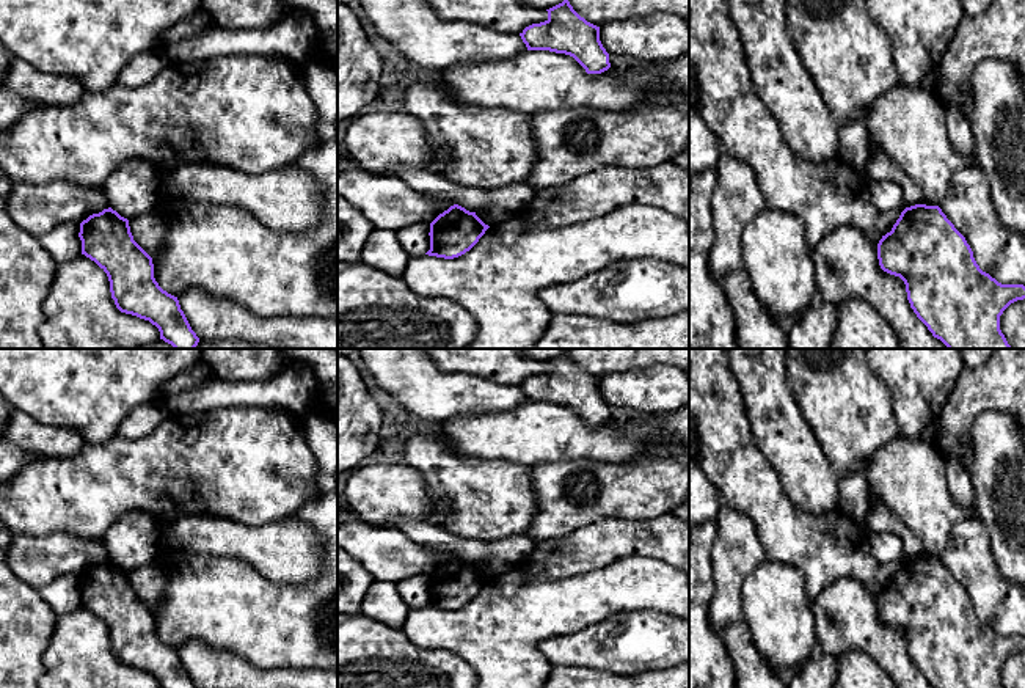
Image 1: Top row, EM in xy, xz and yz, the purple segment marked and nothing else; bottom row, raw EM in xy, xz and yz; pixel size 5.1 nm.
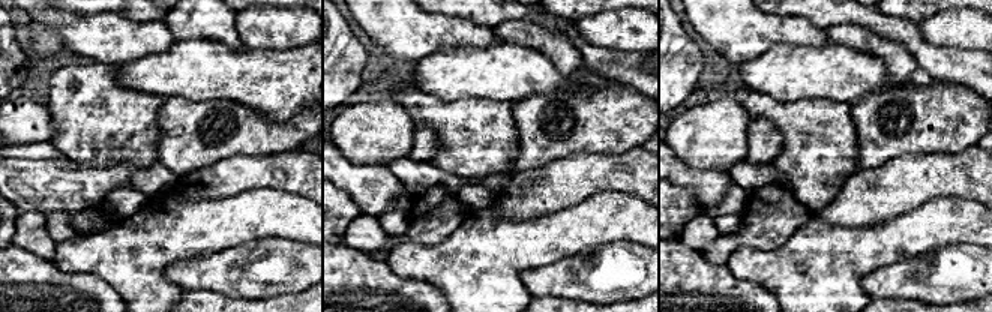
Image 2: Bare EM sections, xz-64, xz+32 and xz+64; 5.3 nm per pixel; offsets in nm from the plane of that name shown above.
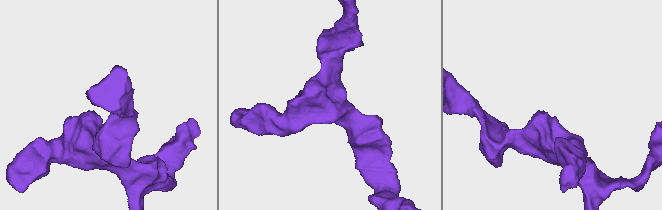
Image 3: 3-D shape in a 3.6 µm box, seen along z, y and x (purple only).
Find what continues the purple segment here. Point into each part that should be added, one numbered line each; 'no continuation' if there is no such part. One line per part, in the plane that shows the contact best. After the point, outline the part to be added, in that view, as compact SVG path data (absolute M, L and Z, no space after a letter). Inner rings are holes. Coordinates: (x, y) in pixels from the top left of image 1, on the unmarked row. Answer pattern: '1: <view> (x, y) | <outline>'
no continuation

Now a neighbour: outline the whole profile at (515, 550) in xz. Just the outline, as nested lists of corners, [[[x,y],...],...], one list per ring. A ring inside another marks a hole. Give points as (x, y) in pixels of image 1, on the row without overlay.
[[[399,518],[396,528],[407,532],[411,540],[438,551],[452,553],[469,564],[482,562],[483,559],[505,559],[509,562],[523,564],[534,551],[537,540],[529,534],[502,539],[502,540],[469,540],[455,536],[440,525],[429,520]]]

